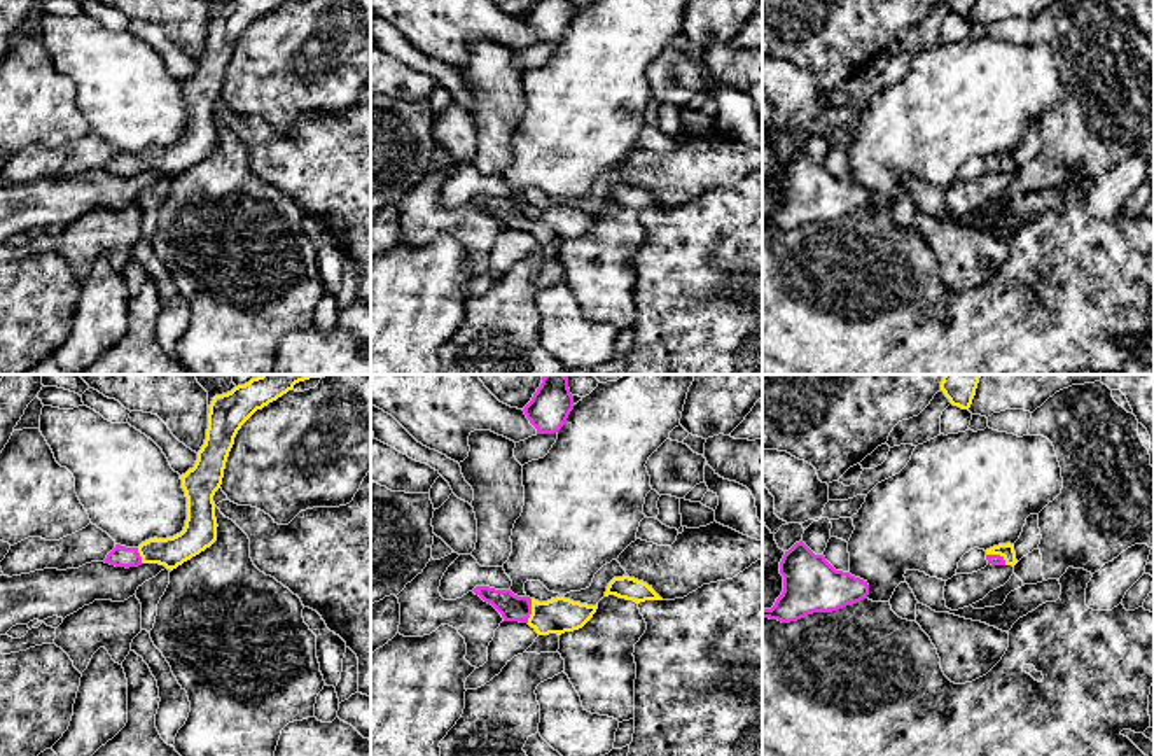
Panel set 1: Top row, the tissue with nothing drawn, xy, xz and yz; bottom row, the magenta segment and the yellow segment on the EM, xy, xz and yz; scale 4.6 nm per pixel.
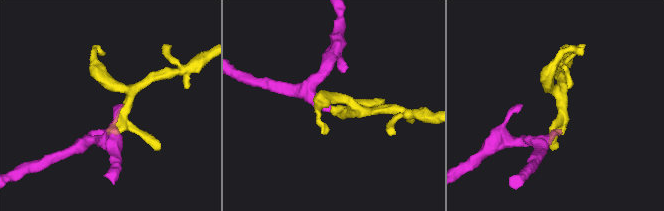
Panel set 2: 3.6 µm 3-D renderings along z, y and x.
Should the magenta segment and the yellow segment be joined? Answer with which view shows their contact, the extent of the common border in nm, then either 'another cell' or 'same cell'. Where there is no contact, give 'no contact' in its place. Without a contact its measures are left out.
xz | 110 nm | same cell

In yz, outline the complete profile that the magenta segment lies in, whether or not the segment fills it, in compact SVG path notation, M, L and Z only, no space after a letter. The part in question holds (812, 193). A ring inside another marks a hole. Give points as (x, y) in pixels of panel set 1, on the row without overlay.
M803 149L785 159L780 170L783 200L762 226L782 231L797 229L813 220L832 220L853 214L869 203L867 189L836 178L824 163L815 163Z

